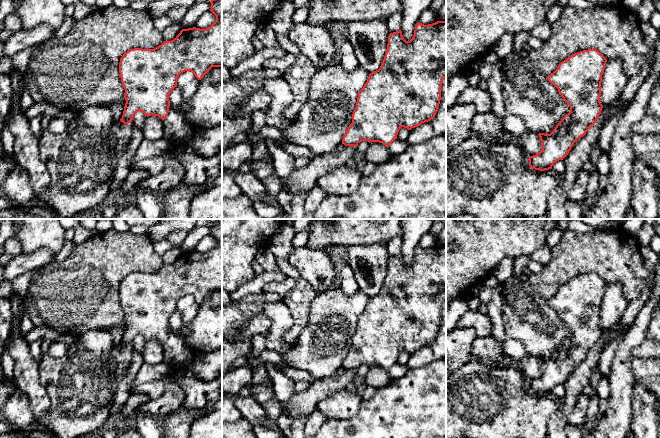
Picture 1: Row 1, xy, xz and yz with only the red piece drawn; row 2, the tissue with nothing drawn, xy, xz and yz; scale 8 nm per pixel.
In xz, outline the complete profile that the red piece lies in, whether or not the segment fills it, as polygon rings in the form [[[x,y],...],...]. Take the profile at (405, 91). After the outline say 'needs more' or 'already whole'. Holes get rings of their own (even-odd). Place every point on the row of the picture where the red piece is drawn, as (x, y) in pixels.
[[[437,21],[424,25],[418,22],[413,38],[406,41],[402,31],[389,34],[384,59],[378,70],[369,74],[367,82],[358,93],[356,107],[352,114],[352,123],[346,130],[342,144],[357,146],[361,141],[379,142],[388,147],[395,139],[401,127],[411,130],[433,119],[441,100],[441,86],[446,78],[446,21]]]; already whole

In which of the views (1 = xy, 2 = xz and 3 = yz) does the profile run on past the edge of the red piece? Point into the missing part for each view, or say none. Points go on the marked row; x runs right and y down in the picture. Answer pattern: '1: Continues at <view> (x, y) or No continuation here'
1: No continuation here
2: No continuation here
3: No continuation here

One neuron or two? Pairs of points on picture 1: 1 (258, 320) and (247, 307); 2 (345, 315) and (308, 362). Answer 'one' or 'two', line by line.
1: two
2: one

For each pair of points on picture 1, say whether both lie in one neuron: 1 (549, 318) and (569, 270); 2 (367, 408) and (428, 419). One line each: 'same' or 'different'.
1: different
2: same

